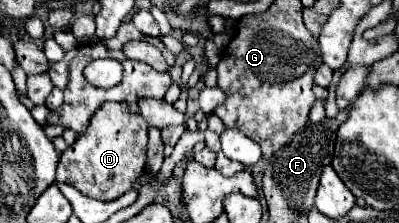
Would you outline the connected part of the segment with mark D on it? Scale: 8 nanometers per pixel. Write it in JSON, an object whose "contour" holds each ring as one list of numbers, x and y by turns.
{"contour":[[104,102,92,116,90,126,66,148,58,162,56,180,76,186,82,194,96,200,116,200,144,174,148,150,148,124,140,114,130,112,128,104]]}

